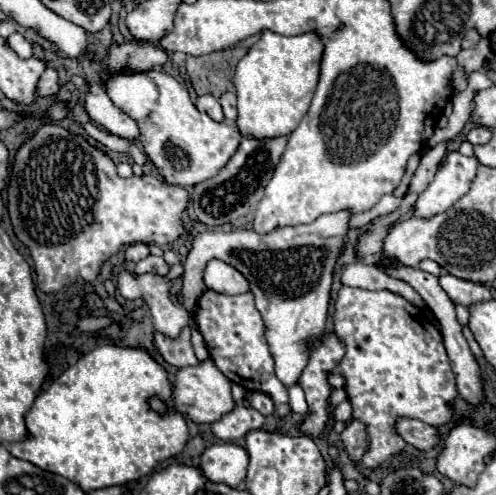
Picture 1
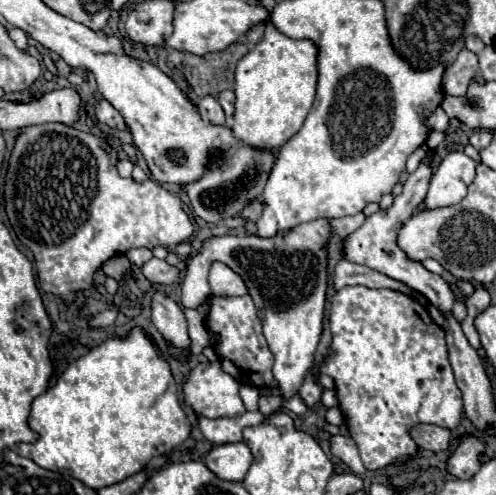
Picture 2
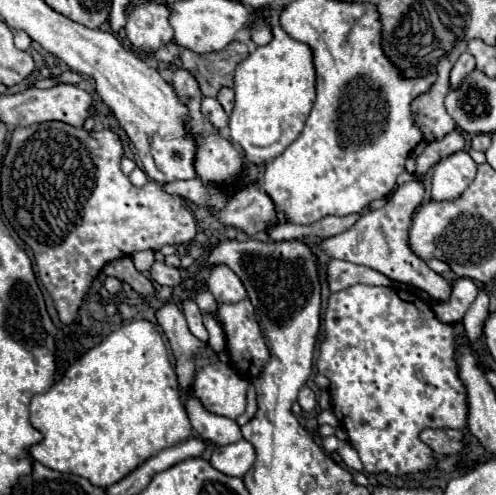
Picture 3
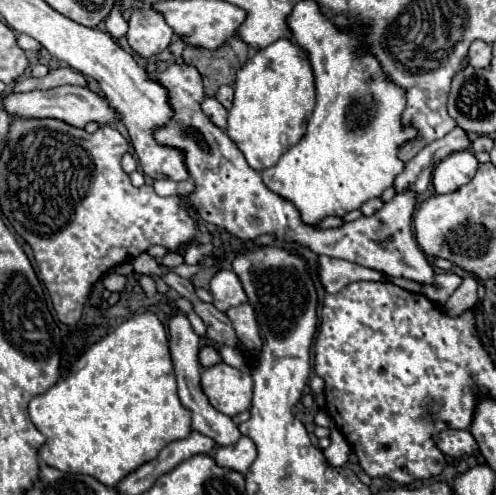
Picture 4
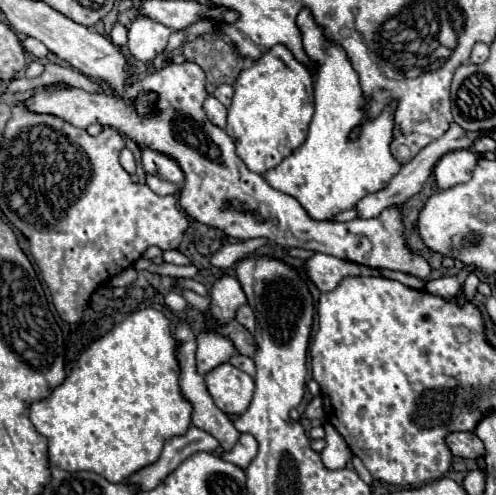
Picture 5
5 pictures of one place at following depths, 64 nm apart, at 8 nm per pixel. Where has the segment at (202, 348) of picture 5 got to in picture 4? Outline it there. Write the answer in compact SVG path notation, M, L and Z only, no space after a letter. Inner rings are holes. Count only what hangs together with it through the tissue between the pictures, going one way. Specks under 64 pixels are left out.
M208 346L208 348L204 348L204 350L200 352L200 364L202 364L204 368L208 368L208 366L214 366L214 364L218 364L218 362L220 362L220 356L218 356L216 348Z

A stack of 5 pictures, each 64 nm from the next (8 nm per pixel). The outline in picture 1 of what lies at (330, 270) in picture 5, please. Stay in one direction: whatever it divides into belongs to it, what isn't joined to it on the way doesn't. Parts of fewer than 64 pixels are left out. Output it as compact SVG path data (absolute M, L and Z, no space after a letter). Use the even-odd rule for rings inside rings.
M350 264L342 272L342 284L364 288L364 290L388 290L392 294L404 296L410 304L416 304L418 308L424 308L424 302L420 294L404 280L398 280L394 276L388 276L386 272L378 270L376 266L368 264Z

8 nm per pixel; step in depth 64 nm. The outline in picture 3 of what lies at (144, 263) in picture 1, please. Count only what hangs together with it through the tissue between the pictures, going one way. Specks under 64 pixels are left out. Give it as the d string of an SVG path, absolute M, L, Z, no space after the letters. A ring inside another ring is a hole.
M154 262L148 270L148 278L156 284L162 284L162 286L180 286L182 284L180 270L166 266L164 262Z

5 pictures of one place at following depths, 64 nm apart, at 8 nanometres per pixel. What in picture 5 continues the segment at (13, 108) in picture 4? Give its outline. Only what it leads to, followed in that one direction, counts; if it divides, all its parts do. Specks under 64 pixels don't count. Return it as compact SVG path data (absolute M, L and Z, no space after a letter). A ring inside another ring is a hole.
M132 58L130 64L134 72L132 86L128 88L128 98L116 98L112 94L88 94L80 88L54 88L54 90L36 90L22 104L36 114L52 114L58 116L78 128L88 128L98 122L102 126L112 126L120 132L126 132L136 144L148 146L152 150L164 152L172 156L182 172L184 186L180 190L180 206L194 220L218 228L232 238L250 240L250 238L268 238L280 246L304 248L312 252L330 254L342 260L350 260L370 268L386 268L398 270L420 280L430 276L428 262L410 250L404 238L404 206L396 204L396 208L386 208L378 218L356 218L350 222L316 222L306 210L298 204L296 198L274 190L262 174L256 174L246 168L246 164L236 156L234 140L218 126L214 126L204 110L202 102L206 100L206 76L198 64L170 62L162 70L150 74L136 68ZM140 90L158 92L158 110L160 114L154 118L142 118L132 108L130 100Z

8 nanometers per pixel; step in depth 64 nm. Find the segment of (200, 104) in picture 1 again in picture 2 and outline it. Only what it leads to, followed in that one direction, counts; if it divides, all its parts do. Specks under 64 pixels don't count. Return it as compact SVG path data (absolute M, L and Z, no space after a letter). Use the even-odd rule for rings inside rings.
M204 96L204 98L198 100L196 106L198 106L198 112L200 112L206 120L210 120L212 124L226 124L224 110L222 110L222 106L218 104L216 98L212 98L212 96Z

